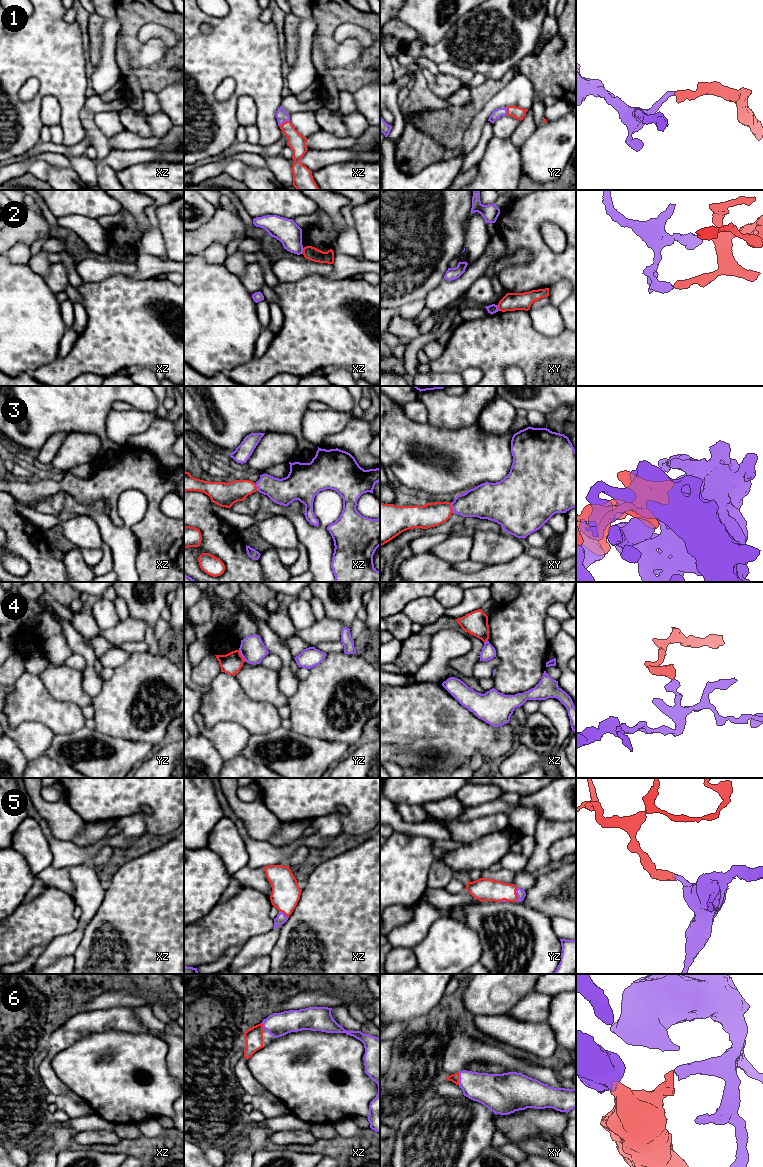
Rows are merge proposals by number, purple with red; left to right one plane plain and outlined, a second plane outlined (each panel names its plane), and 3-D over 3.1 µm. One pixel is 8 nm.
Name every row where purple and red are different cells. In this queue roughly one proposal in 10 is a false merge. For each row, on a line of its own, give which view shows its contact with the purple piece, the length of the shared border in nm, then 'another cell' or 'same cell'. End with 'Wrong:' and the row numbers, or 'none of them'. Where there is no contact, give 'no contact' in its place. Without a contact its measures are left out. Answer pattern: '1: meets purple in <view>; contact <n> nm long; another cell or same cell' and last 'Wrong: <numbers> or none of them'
1: meets purple in xz; contact 100 nm long; same cell
2: meets purple in xz; contact 50 nm long; another cell
3: meets purple in xy; contact 80 nm long; same cell
4: meets purple in yz; contact 110 nm long; another cell
5: meets purple in yz; contact 110 nm long; same cell
6: meets purple in xy; contact 100 nm long; same cell
Wrong: 2, 4

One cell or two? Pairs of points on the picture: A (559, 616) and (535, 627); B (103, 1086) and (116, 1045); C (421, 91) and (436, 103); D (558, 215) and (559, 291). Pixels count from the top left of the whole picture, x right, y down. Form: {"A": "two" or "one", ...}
{"A": "two", "B": "one", "C": "one", "D": "two"}

